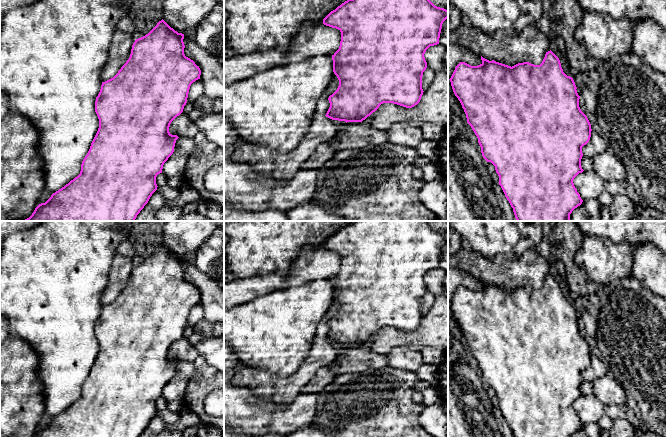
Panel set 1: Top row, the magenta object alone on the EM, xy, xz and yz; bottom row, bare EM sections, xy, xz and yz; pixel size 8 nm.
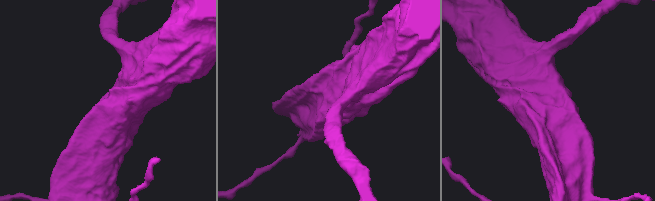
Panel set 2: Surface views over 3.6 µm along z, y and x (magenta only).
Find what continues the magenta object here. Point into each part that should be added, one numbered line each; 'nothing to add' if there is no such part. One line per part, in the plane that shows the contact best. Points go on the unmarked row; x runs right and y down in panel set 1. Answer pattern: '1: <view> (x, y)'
nothing to add

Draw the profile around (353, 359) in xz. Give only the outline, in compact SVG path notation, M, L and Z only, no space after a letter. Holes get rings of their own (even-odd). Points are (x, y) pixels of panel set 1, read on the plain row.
M347 346L327 366L337 376L346 373L378 370L387 366L386 355L366 351L362 346Z

